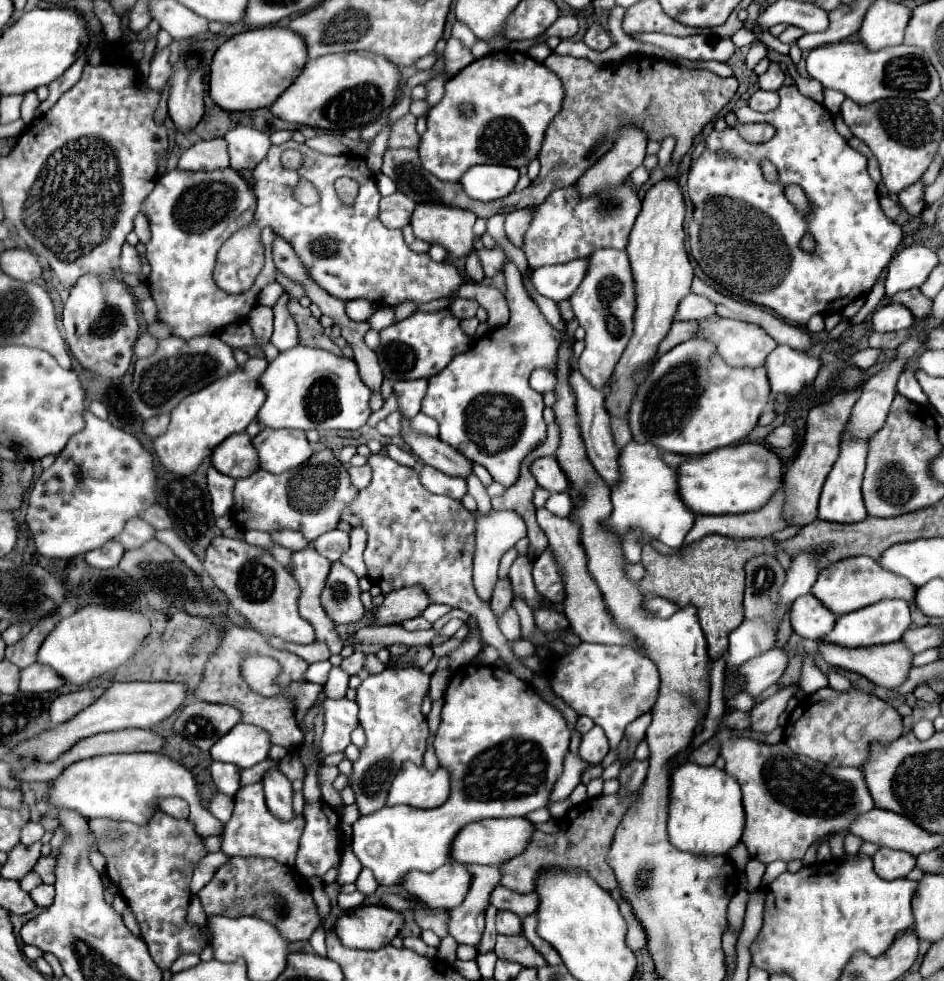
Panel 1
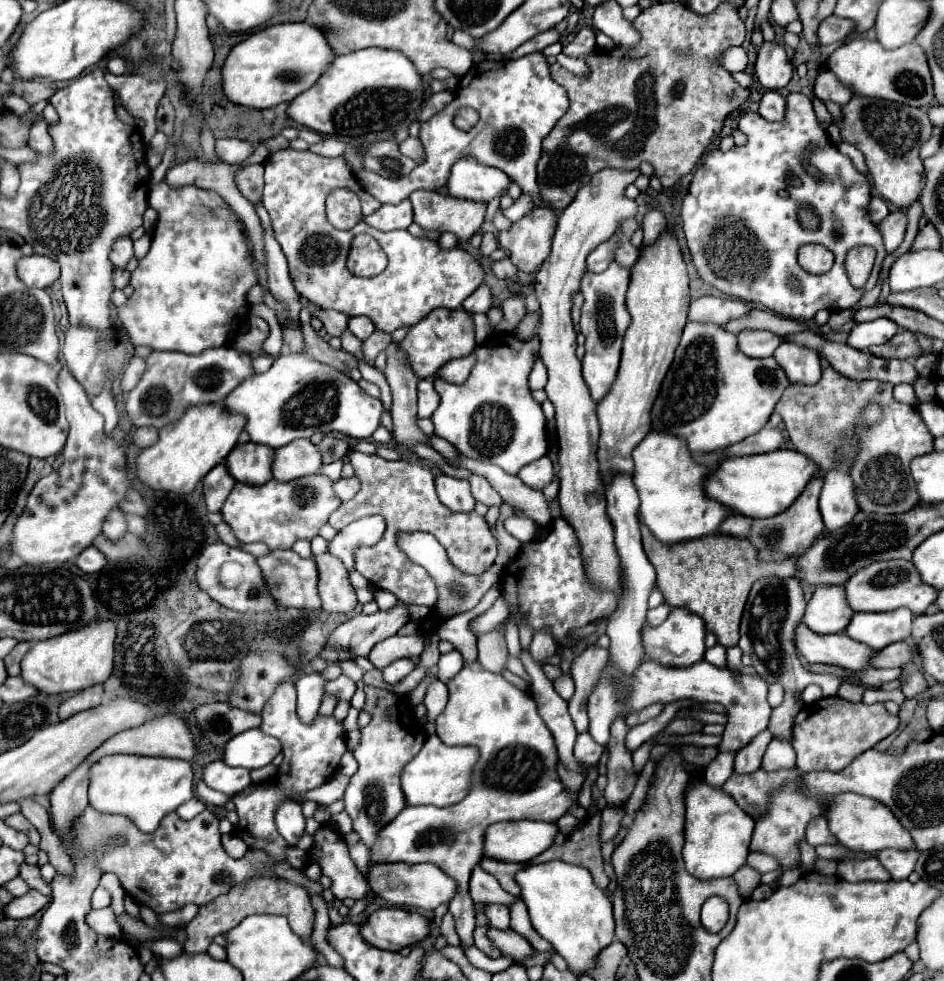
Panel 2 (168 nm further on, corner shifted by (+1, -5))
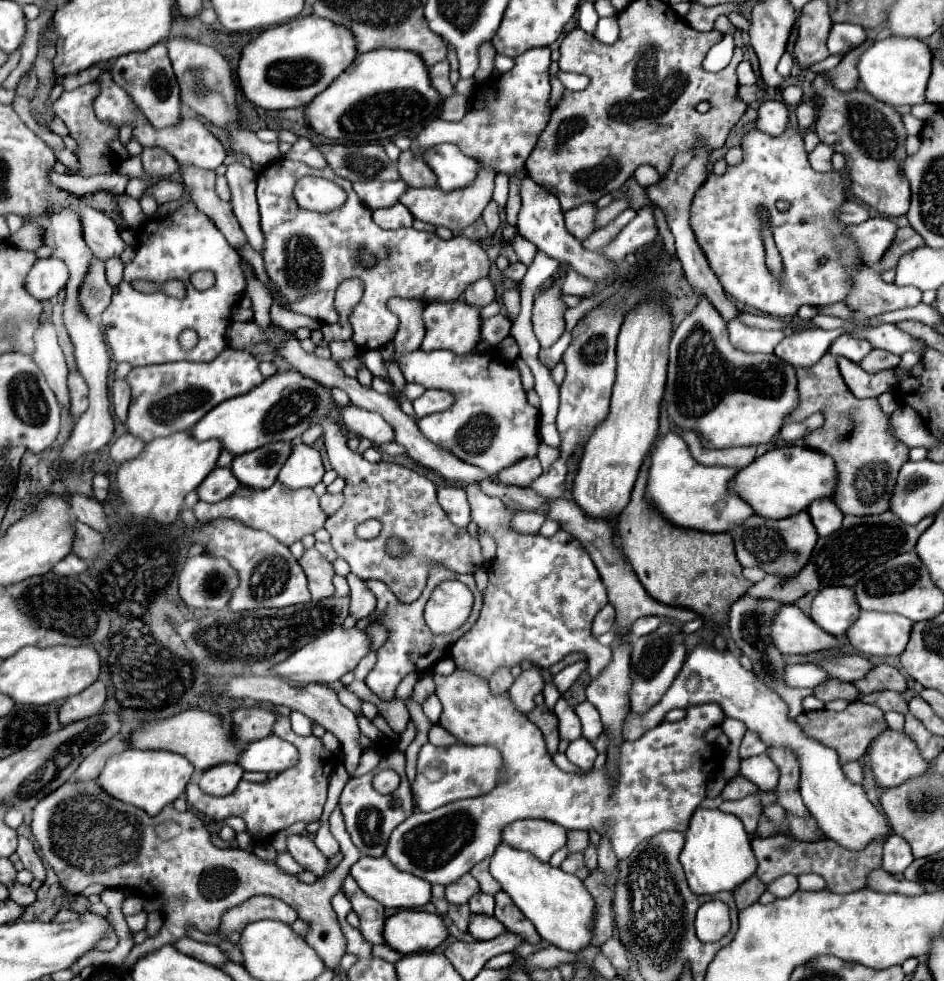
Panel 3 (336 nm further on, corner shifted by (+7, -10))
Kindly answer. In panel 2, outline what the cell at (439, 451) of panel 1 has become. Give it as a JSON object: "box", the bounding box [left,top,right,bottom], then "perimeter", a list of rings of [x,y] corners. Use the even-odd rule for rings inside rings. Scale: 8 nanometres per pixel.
{"box":[385,351,429,447],"perimeter":[[[397,351],[387,357],[385,377],[391,387],[393,405],[393,435],[395,443],[405,447],[415,447],[417,443],[429,445],[429,437],[417,425],[417,381],[415,373],[409,369],[405,357]]]}

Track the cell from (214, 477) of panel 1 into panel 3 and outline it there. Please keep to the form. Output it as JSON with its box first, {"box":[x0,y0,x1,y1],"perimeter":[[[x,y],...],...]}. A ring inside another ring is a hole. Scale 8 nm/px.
{"box":[197,468,239,502],"perimeter":[[[215,468],[197,488],[199,492],[199,500],[205,502],[221,502],[225,500],[229,494],[233,494],[237,490],[239,482],[233,476],[231,468]]]}

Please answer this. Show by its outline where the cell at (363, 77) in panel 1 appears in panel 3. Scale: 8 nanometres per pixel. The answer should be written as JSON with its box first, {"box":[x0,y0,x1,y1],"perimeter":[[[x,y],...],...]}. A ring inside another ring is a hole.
{"box":[307,48,441,144],"perimeter":[[[381,48],[359,54],[355,62],[307,106],[307,120],[315,132],[341,142],[367,144],[387,140],[439,114],[441,94],[431,86],[429,68],[417,52]]]}

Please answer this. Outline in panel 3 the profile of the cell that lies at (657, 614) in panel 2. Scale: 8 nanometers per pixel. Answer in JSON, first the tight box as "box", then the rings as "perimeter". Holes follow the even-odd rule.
{"box":[633,616,661,638],"perimeter":[[[645,616],[645,618],[639,618],[633,622],[633,634],[639,638],[639,636],[645,636],[649,632],[653,632],[657,626],[661,624],[661,618],[659,616]]]}

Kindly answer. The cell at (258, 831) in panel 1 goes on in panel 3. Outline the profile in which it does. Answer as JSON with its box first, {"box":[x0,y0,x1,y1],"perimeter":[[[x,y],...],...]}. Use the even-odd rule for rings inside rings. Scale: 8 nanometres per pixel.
{"box":[185,716,335,840],"perimeter":[[[277,716],[273,734],[277,734],[279,738],[291,742],[295,748],[299,748],[299,764],[277,774],[275,778],[269,778],[261,784],[253,784],[253,782],[245,782],[241,780],[237,790],[233,794],[227,796],[209,796],[203,794],[201,788],[191,782],[187,784],[185,796],[187,796],[188,809],[197,811],[199,814],[211,818],[211,820],[225,820],[229,816],[238,816],[245,820],[247,824],[247,832],[253,838],[259,840],[267,840],[271,838],[275,832],[295,824],[295,822],[313,822],[319,820],[325,800],[327,800],[327,786],[329,786],[329,774],[335,768],[335,756],[325,750],[323,742],[315,736],[297,736],[291,730],[289,718],[287,716]]]}

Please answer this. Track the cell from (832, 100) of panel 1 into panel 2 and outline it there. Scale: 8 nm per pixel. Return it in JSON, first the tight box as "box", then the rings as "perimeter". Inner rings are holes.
{"box":[815,71,851,105],"perimeter":[[[821,71],[817,81],[815,81],[815,97],[819,97],[821,101],[831,101],[831,103],[837,103],[837,105],[843,105],[851,99],[851,89],[843,87],[835,77],[833,73],[829,71]]]}

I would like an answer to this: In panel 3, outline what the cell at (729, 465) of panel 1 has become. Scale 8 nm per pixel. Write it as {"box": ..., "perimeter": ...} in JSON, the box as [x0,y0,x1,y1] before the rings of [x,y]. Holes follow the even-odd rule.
{"box":[731,446,837,518],"perimeter":[[[783,446],[765,452],[739,470],[735,480],[731,480],[731,488],[743,496],[759,516],[787,518],[807,510],[809,504],[819,498],[831,498],[833,488],[837,488],[837,470],[833,468],[833,460],[821,456],[821,452],[811,452],[805,446]]]}

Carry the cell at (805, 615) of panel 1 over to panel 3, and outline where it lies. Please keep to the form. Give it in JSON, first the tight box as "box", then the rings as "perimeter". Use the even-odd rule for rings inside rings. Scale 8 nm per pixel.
{"box":[811,586,861,636],"perimeter":[[[827,586],[817,592],[811,608],[811,618],[825,632],[843,636],[853,620],[857,620],[859,612],[861,608],[851,586]]]}

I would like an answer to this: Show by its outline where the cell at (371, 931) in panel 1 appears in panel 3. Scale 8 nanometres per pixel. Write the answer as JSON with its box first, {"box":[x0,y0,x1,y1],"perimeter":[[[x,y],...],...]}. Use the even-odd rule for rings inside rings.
{"box":[385,910,449,954],"perimeter":[[[401,910],[385,922],[385,944],[401,954],[431,952],[449,936],[439,914],[423,910]]]}

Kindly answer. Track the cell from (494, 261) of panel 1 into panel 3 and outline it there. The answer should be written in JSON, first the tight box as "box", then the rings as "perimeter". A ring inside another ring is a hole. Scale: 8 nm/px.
{"box":[503,262,527,282],"perimeter":[[[515,262],[515,264],[509,264],[509,268],[503,272],[503,276],[509,278],[509,280],[513,280],[513,282],[521,282],[523,276],[525,276],[525,272],[527,272],[527,266],[521,264],[521,262]]]}

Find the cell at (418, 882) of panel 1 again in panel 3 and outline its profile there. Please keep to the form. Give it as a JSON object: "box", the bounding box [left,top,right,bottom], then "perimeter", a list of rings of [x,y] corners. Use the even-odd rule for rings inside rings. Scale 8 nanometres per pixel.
{"box":[349,856,431,908],"perimeter":[[[361,856],[349,870],[353,880],[367,892],[371,898],[381,902],[385,908],[421,908],[431,900],[431,884],[409,874],[393,868],[391,860],[387,856],[381,858],[369,858]]]}

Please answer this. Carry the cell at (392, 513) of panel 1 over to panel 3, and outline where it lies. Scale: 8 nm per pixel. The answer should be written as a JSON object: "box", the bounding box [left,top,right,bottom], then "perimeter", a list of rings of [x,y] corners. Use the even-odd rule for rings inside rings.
{"box":[321,418,483,602],"perimeter":[[[331,418],[321,420],[321,428],[329,462],[345,480],[345,504],[327,518],[325,530],[331,534],[335,552],[349,562],[353,574],[357,574],[361,580],[381,580],[401,602],[415,602],[421,596],[427,584],[427,574],[435,564],[457,574],[473,574],[483,564],[479,540],[471,538],[465,528],[453,526],[439,506],[435,484],[429,478],[393,462],[367,462],[347,446],[349,438],[345,430]],[[371,518],[383,524],[381,534],[373,540],[359,540],[355,536],[355,528]],[[389,538],[403,540],[409,552],[399,558],[389,556],[385,552]]]}

